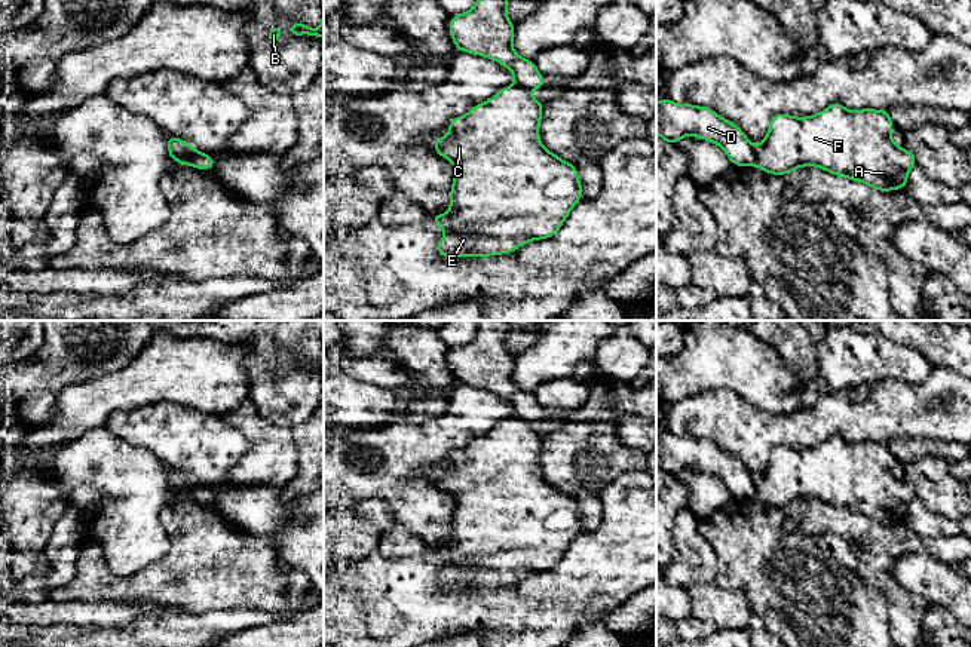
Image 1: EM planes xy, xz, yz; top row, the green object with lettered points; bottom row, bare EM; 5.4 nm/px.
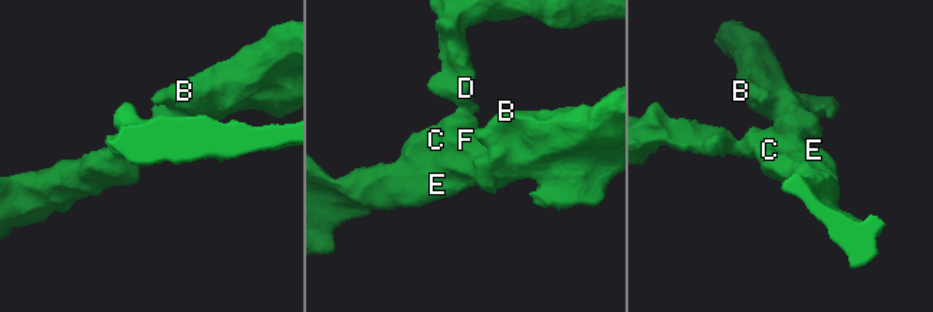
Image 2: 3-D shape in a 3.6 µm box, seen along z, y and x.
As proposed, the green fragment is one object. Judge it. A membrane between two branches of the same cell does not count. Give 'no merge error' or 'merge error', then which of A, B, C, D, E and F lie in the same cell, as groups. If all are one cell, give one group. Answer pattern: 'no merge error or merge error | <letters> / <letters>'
merge error | A B C E F / D

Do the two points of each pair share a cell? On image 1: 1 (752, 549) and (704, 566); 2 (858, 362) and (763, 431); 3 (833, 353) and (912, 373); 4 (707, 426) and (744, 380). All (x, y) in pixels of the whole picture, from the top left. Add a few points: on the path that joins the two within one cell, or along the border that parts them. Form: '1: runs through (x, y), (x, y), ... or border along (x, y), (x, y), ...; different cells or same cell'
1: border along (698, 531), (714, 555), (714, 580); different cells
2: border along (852, 386), (832, 392); different cells
3: runs through (852, 358), (884, 358), (893, 361); same cell
4: border along (698, 393), (731, 389), (765, 410); different cells

